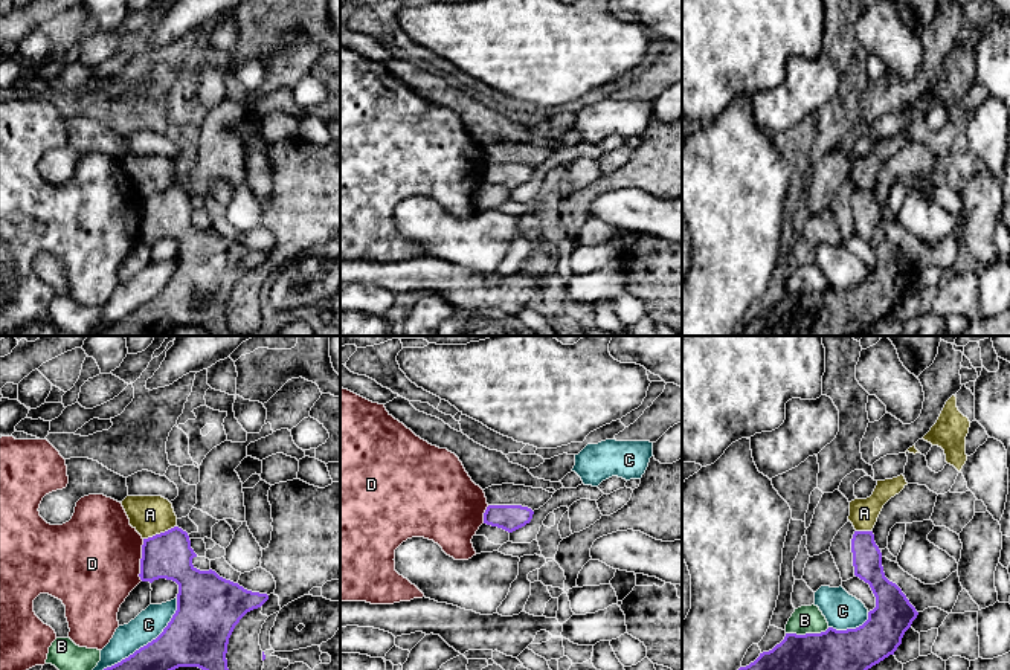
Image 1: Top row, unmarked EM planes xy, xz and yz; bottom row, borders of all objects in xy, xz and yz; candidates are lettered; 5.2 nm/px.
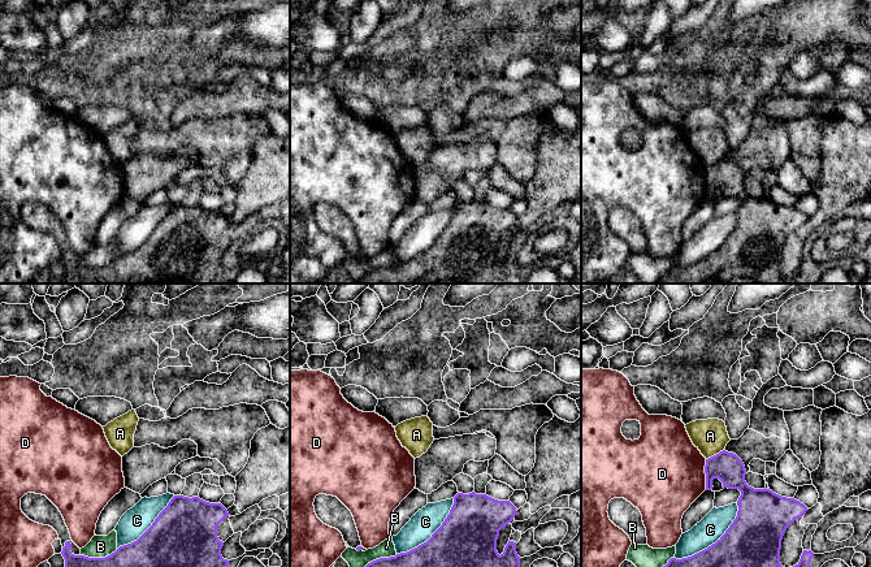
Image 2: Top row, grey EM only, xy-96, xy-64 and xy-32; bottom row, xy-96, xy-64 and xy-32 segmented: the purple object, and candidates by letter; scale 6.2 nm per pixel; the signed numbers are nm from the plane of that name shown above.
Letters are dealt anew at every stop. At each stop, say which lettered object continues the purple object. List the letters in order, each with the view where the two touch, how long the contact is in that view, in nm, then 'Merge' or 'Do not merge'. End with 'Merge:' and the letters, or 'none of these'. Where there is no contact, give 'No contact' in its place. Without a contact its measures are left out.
A: Touches purple in xy. Shared border 190 nm. Do not merge
B: Touches purple in yz. Shared border 240 nm. Do not merge
C: Touches purple in xy. Shared border 650 nm. Do not merge
D: Touches purple in xy. Shared border 220 nm. Do not merge
Merge: none of these

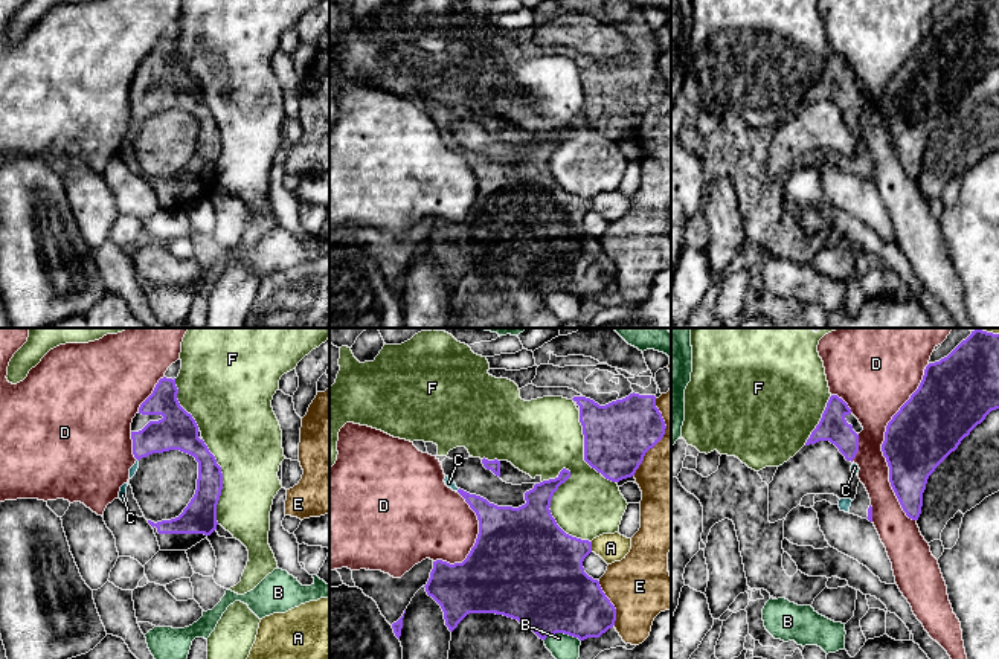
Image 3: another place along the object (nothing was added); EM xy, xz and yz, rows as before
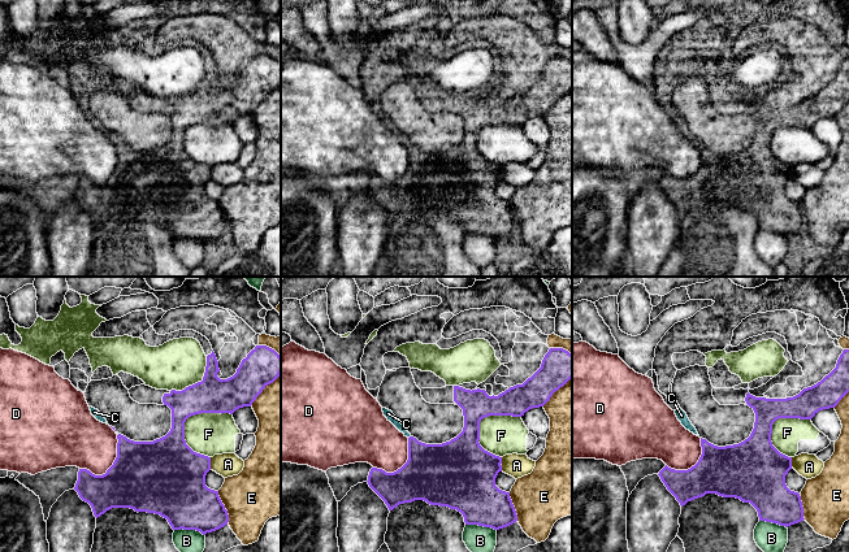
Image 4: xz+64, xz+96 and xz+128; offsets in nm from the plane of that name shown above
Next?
A: Touches purple in xz. Shared border 60 nm. Do not merge
B: Touches purple in xz. Shared border 200 nm. Do not merge
C: Touches purple in xz. Shared border 30 nm. Merge
D: Touches purple in yz. Shared border 850 nm. Do not merge
E: Touches purple in xz. Shared border 260 nm. Do not merge
F: Touches purple in xz. Shared border 420 nm. Do not merge
Merge: C

